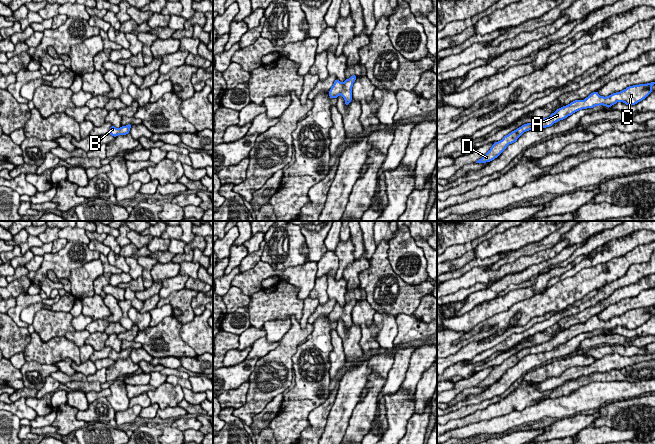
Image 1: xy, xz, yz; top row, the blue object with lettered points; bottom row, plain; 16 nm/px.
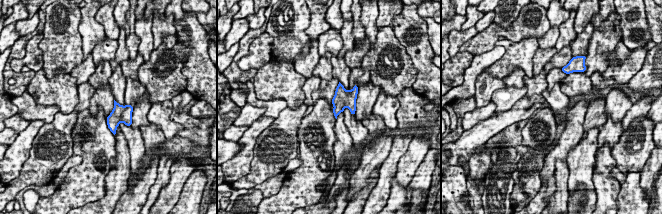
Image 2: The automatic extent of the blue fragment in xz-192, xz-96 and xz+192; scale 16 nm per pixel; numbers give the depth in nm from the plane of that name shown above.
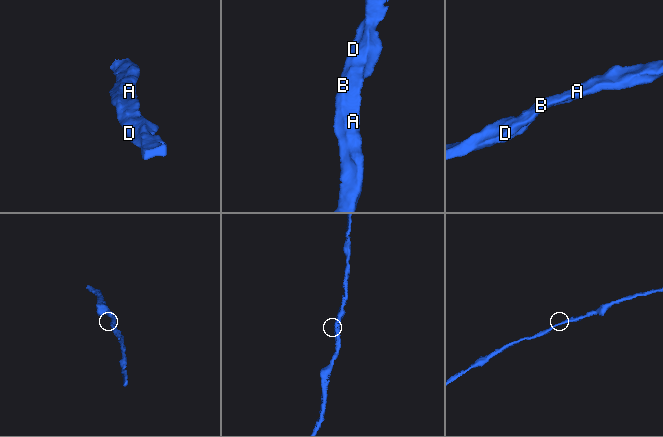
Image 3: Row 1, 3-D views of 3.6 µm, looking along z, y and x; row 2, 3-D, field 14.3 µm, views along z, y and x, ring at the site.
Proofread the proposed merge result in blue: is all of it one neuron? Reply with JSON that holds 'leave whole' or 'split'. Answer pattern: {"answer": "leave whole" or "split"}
{"answer": "leave whole"}

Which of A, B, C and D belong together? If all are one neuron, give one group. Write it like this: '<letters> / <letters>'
A B C D

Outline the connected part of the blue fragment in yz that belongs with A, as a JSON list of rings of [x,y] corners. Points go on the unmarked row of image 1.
[[[655,306],[629,310],[620,316],[613,317],[606,321],[600,320],[598,315],[595,315],[584,324],[575,324],[570,328],[557,333],[547,342],[524,348],[512,355],[508,359],[504,360],[502,364],[494,366],[490,374],[476,387],[480,388],[494,384],[507,372],[509,368],[516,366],[524,356],[529,354],[537,354],[539,352],[551,351],[554,347],[567,342],[579,334],[593,332],[600,329],[610,332],[617,326],[623,326],[629,330],[635,329],[653,316],[651,311],[654,308]]]

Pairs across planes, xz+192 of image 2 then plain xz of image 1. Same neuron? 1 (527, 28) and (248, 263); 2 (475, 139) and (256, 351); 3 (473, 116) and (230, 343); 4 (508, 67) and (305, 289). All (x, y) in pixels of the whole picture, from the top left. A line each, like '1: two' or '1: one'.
1: two
2: two
3: two
4: two

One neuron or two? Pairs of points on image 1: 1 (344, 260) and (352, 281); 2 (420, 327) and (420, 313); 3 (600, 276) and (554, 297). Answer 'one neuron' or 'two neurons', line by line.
1: two neurons
2: two neurons
3: one neuron

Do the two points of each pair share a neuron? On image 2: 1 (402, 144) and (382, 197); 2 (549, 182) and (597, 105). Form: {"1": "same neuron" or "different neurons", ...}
{"1": "same neuron", "2": "different neurons"}

